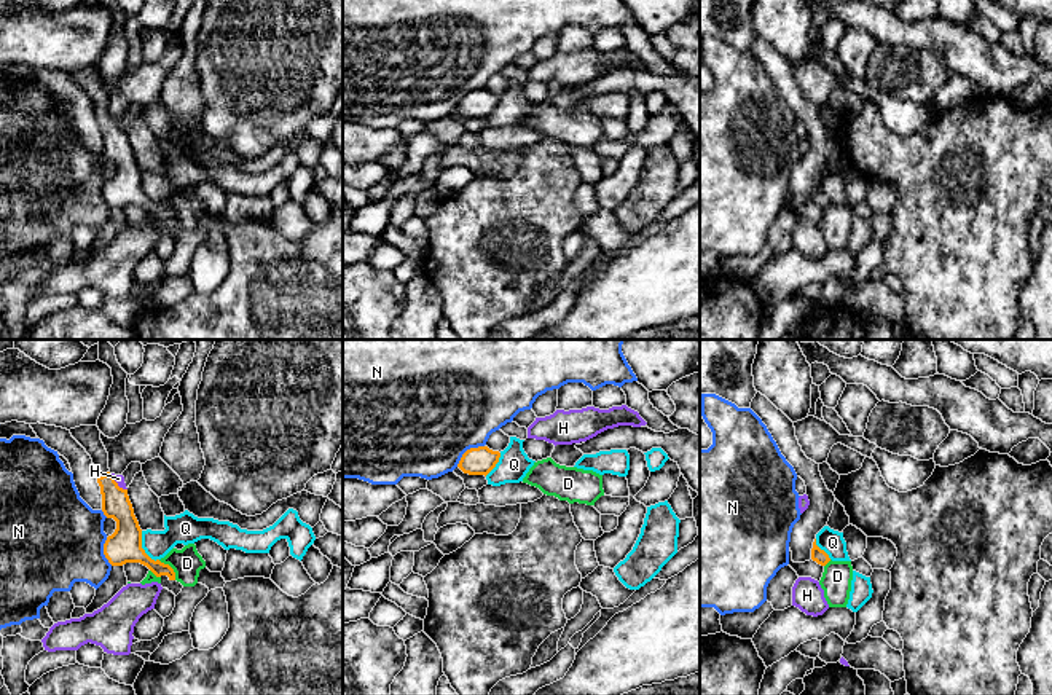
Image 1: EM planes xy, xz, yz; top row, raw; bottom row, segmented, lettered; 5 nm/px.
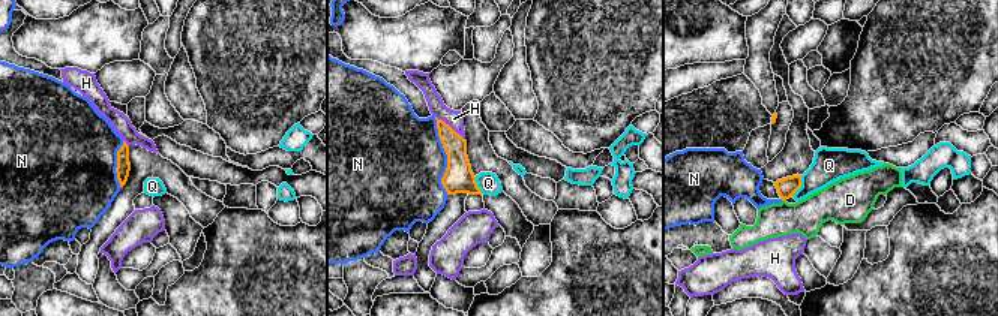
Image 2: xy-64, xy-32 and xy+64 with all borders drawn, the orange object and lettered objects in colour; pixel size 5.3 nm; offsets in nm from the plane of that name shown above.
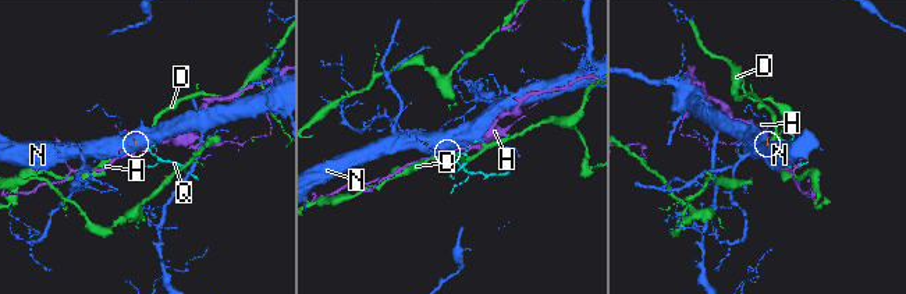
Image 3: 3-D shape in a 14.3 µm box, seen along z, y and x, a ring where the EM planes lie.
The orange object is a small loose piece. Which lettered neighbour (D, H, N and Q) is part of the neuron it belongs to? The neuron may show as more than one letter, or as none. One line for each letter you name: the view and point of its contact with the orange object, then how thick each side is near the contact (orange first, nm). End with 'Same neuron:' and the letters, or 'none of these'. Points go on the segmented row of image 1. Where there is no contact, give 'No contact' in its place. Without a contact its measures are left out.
Same neuron: none of these

